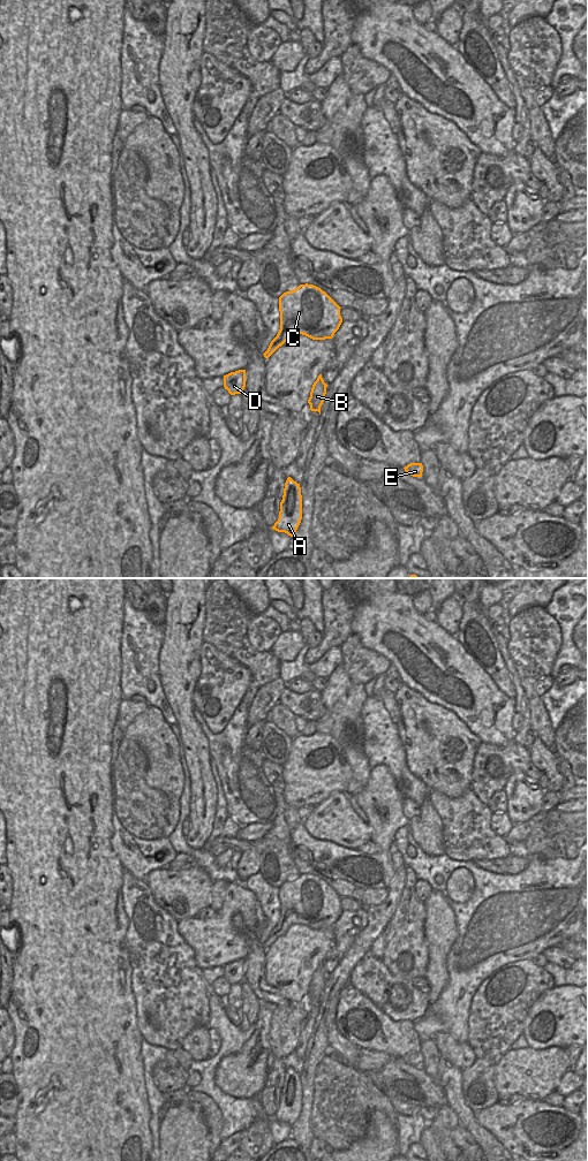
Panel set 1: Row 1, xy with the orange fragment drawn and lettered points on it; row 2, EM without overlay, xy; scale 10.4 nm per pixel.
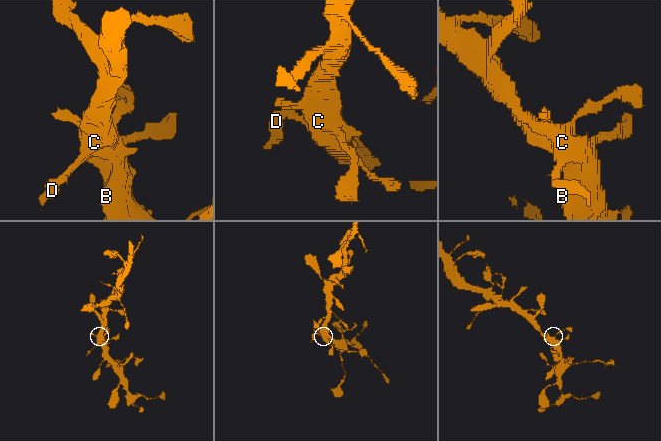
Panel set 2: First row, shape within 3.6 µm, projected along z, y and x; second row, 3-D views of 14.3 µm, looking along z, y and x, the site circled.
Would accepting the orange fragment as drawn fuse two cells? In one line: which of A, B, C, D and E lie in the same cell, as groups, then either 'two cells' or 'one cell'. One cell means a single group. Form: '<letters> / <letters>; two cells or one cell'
A B C D E; one cell

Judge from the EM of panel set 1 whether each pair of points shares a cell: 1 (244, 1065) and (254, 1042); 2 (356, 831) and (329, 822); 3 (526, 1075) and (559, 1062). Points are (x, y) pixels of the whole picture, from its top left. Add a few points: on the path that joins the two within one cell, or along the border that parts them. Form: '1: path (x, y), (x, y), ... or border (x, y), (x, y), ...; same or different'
1: path (250, 1060), (254, 1048); same
2: path (349, 831), (336, 822); same
3: path (534, 1072), (551, 1063); same

